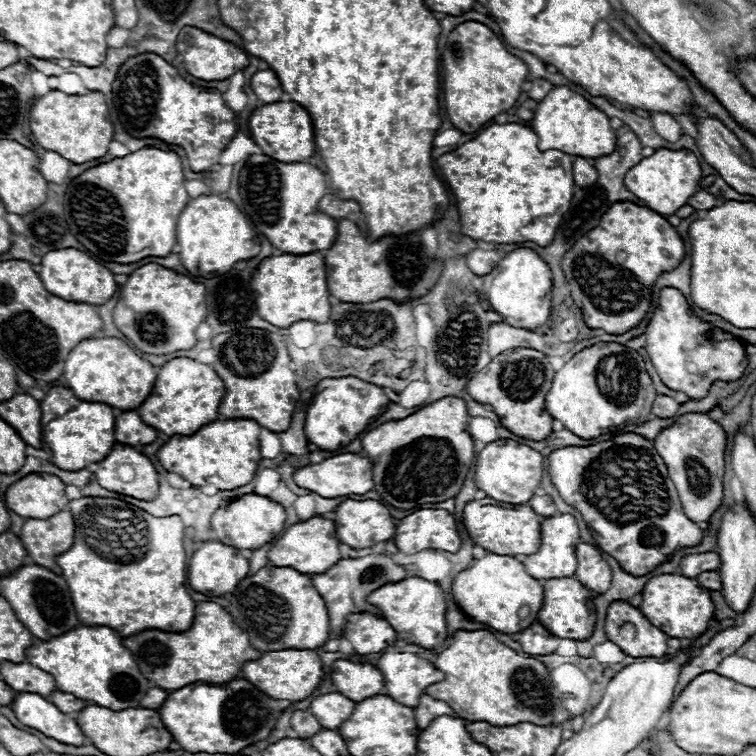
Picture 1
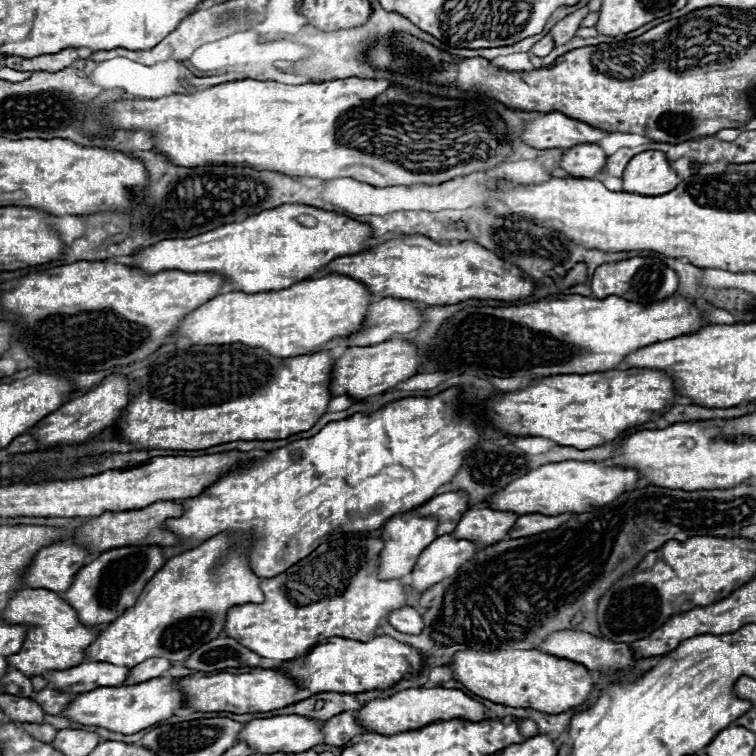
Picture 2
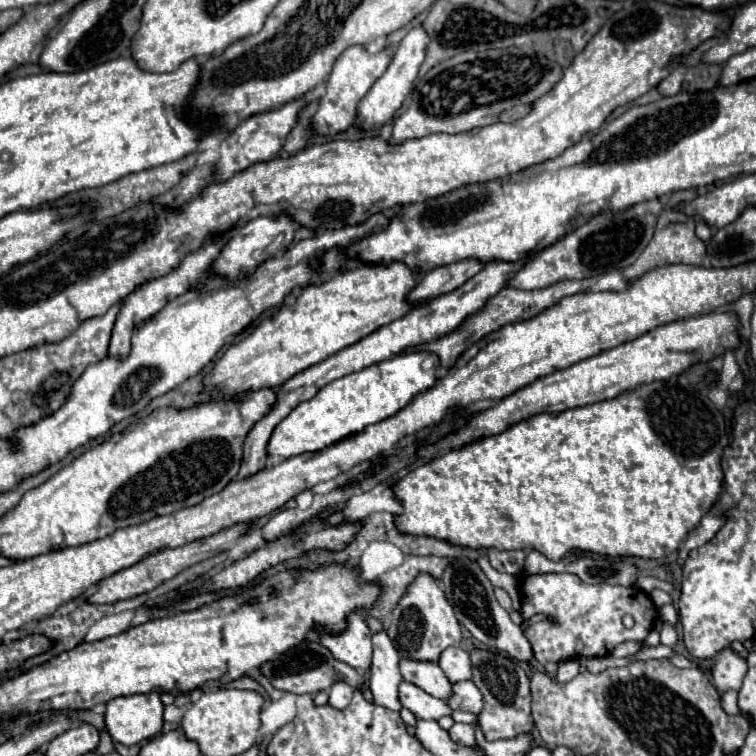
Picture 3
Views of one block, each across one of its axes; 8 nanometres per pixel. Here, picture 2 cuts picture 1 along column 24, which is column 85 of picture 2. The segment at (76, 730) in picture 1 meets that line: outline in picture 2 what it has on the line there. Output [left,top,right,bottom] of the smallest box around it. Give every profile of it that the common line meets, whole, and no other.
[60,678,182,734]

